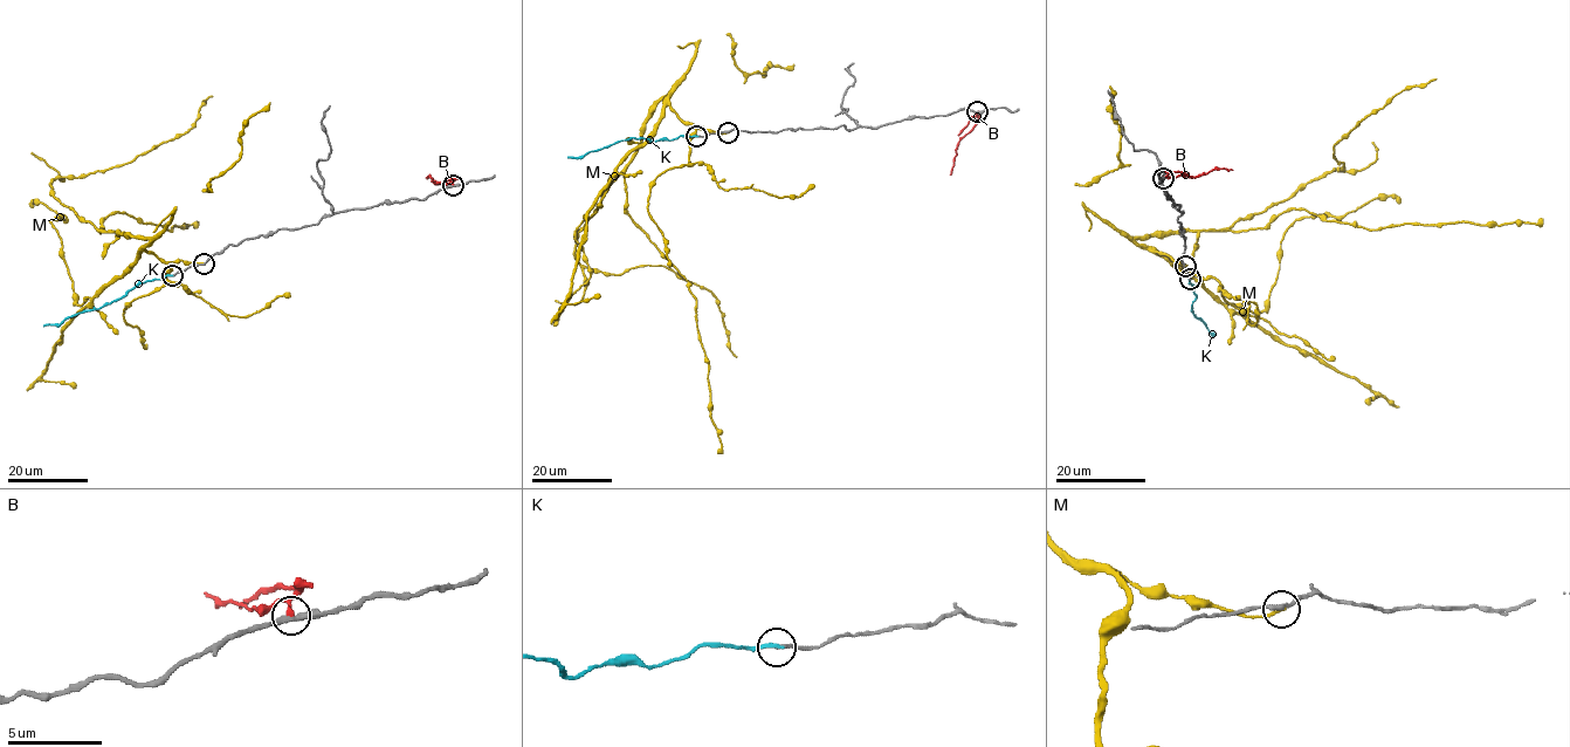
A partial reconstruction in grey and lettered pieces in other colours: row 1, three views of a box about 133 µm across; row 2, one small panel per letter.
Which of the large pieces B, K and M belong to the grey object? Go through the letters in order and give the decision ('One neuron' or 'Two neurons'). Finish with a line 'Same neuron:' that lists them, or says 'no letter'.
B: Two neurons
K: One neuron
M: Two neurons
Same neuron: K

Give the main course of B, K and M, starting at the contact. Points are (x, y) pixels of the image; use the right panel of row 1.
B: (1163, 178), (1176, 172), (1195, 177), (1214, 169), (1232, 170)
K: (1190, 279), (1197, 295), (1191, 310), (1212, 335)
M: (1185, 265), (1135, 240), (1225, 231), (1288, 199), (1344, 166), (1335, 145), (1360, 122), (1404, 89), (1436, 79)

